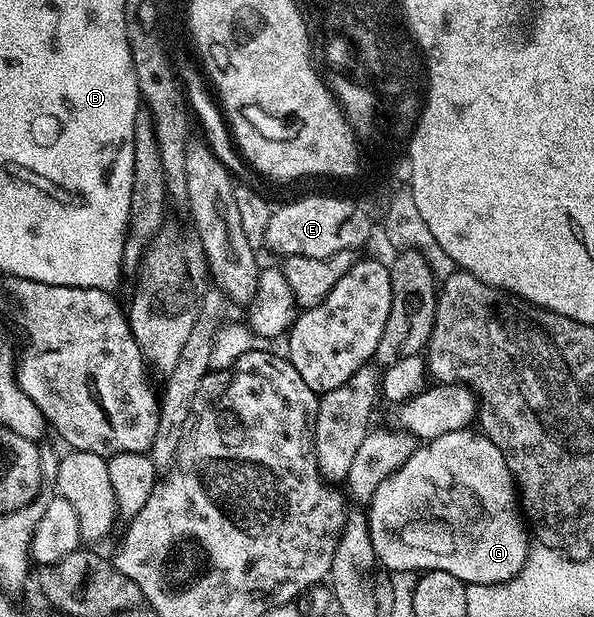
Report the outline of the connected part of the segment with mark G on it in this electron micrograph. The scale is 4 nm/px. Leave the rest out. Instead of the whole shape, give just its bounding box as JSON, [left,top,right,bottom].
[366,430,532,585]

